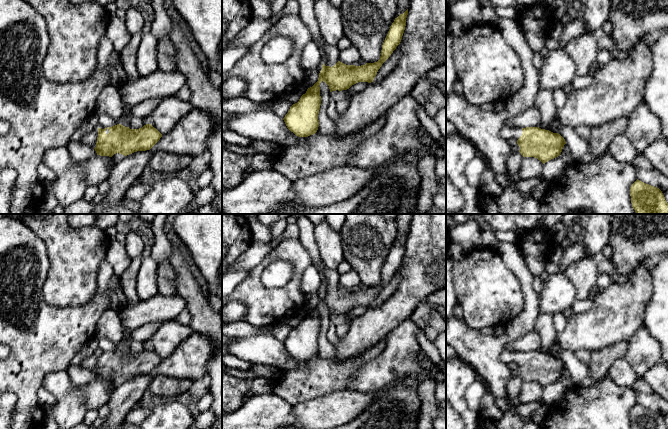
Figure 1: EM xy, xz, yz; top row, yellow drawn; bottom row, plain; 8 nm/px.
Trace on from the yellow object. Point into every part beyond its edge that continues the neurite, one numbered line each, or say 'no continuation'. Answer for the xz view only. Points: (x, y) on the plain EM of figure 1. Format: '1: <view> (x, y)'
1: xz (330, 278)

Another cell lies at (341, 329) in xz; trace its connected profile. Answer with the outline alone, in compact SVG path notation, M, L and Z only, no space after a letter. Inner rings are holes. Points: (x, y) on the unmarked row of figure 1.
M350 322L340 323L336 325L336 334L338 337L344 336L347 334L350 327Z

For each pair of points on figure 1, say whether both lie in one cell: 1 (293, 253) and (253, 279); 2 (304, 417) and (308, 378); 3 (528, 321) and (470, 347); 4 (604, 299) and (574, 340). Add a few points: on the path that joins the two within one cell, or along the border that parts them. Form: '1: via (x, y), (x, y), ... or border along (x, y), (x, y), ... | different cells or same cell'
1: via (282, 253), (271, 257), (260, 268) | same cell
2: border along (329, 393), (306, 399), (293, 405) | different cells
3: via (514, 330), (499, 343), (490, 347), (484, 347) | same cell
4: via (604, 309), (584, 330) | same cell

